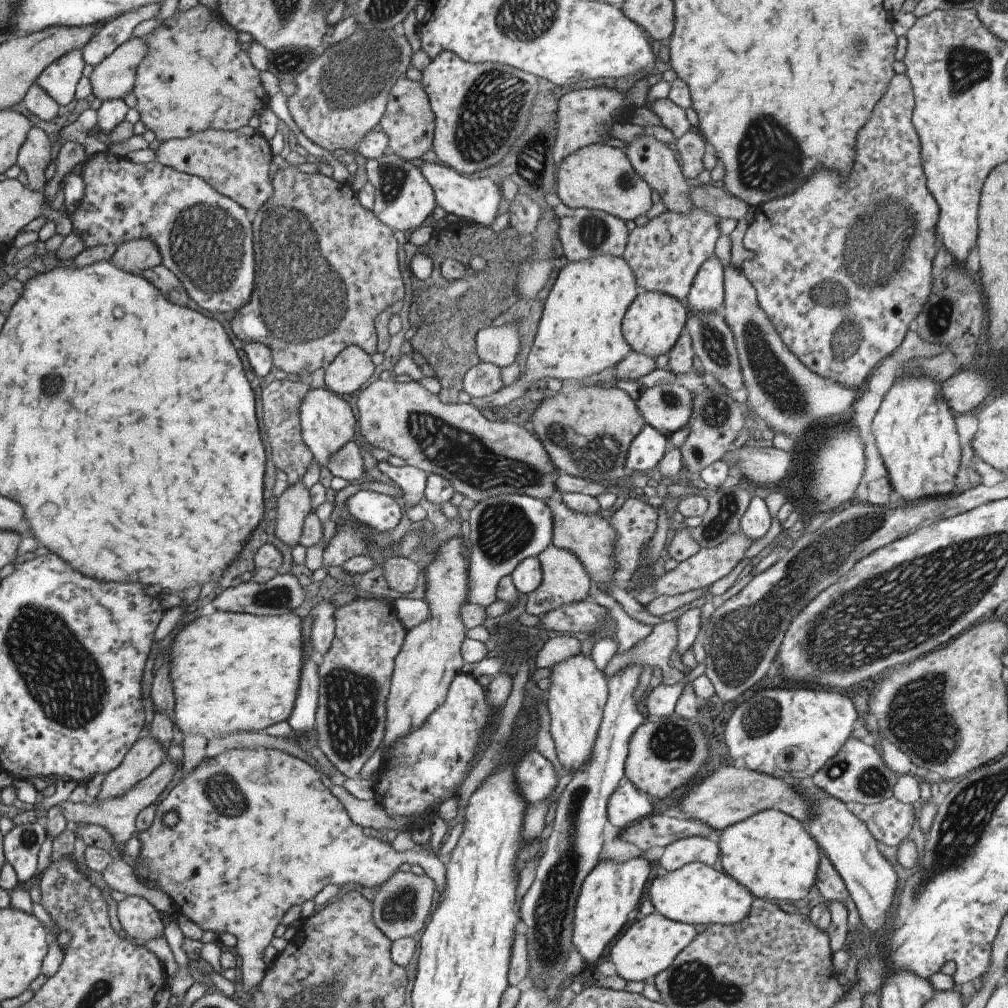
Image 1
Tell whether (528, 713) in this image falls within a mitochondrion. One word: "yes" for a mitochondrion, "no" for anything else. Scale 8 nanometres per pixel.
no

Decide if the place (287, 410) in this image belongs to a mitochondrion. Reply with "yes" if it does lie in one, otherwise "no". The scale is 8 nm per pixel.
yes

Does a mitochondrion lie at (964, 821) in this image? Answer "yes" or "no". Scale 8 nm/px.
yes

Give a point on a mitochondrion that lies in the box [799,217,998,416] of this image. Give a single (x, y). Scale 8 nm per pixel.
(936, 319)

